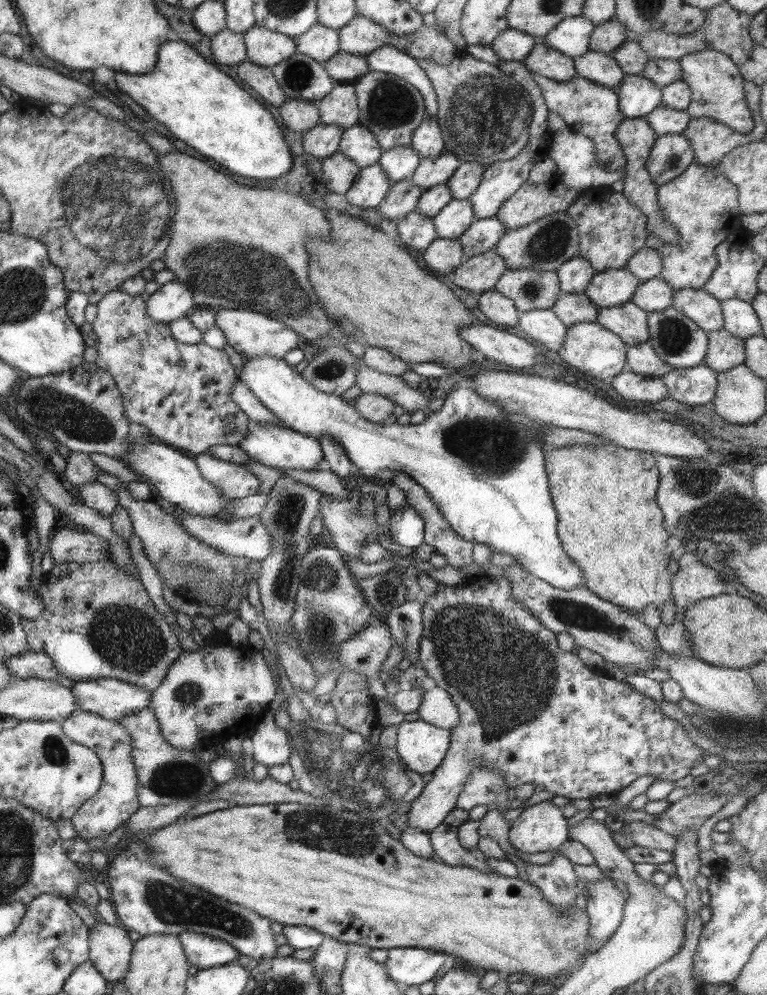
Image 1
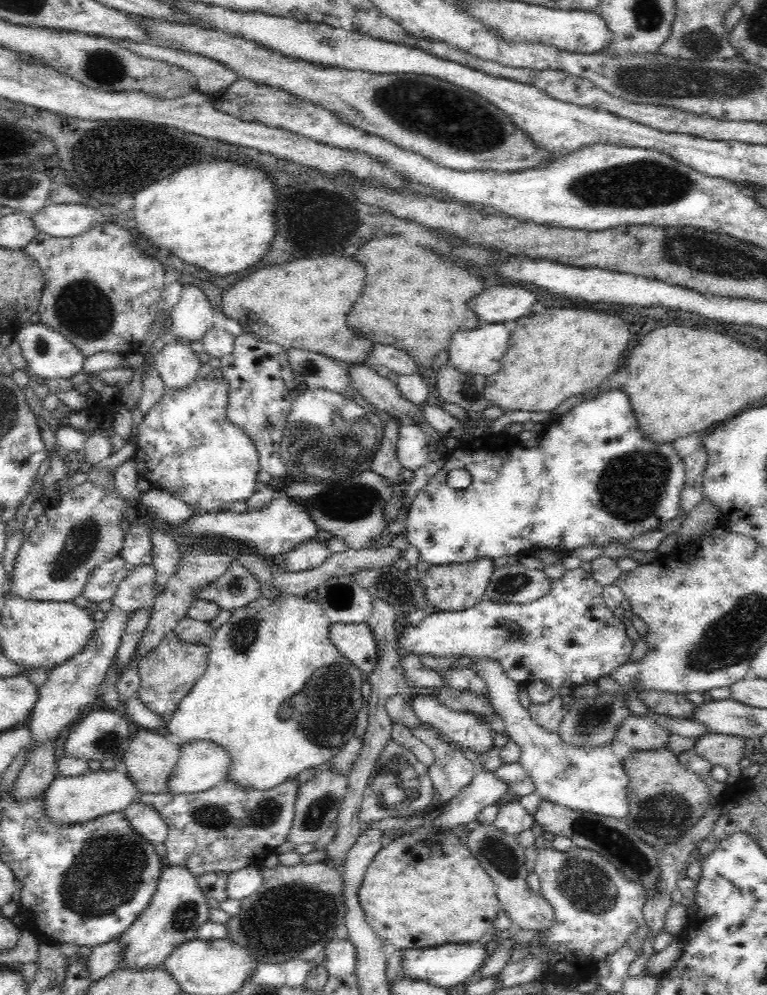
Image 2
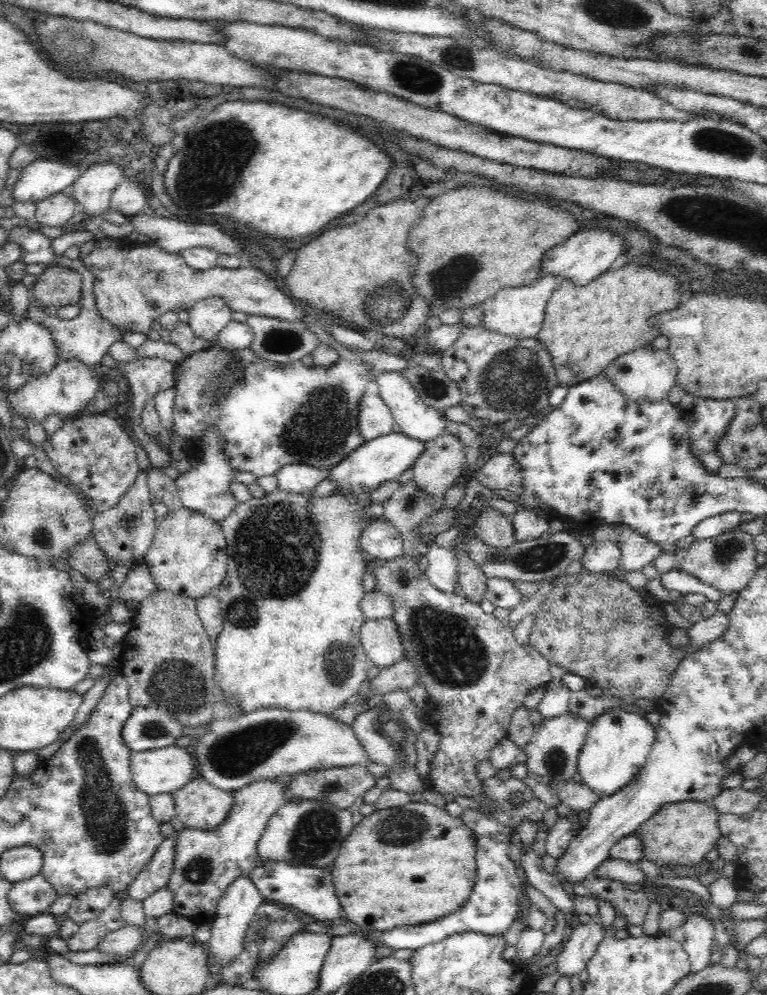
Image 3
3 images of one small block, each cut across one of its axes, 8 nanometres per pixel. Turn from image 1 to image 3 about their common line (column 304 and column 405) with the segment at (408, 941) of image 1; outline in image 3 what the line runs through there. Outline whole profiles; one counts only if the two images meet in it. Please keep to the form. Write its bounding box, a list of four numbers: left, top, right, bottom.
[331,801,478,931]

